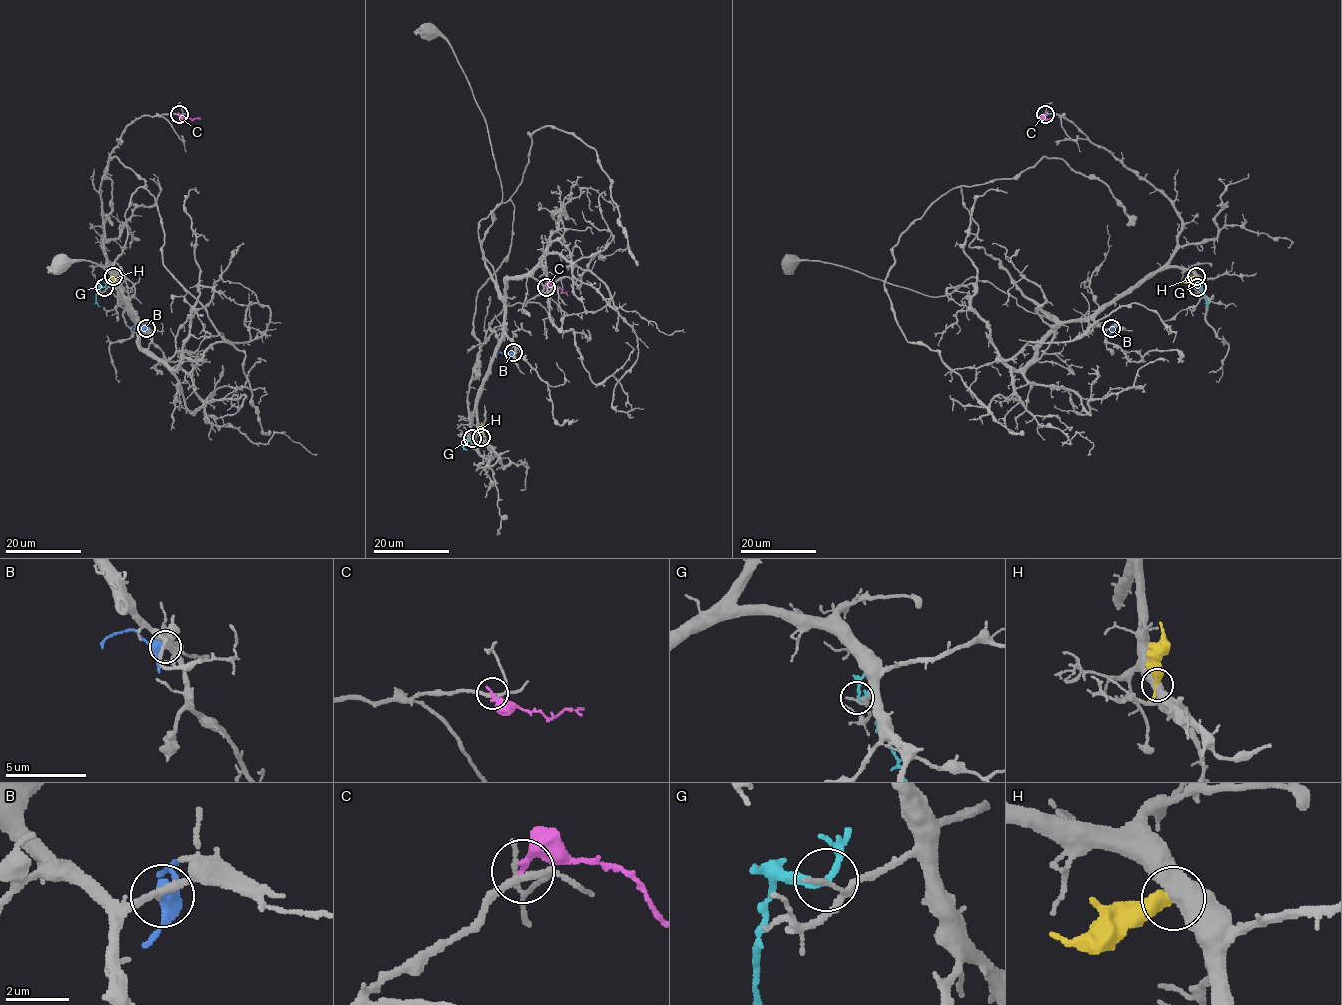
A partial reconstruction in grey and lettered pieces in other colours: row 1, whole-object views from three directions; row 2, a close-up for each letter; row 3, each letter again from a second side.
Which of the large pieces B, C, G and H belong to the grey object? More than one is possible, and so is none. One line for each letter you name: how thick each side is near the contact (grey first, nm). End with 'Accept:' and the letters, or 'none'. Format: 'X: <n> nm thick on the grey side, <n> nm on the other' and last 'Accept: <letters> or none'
B: 220 nm thick on the grey side, 400 nm on the other
Accept: B

